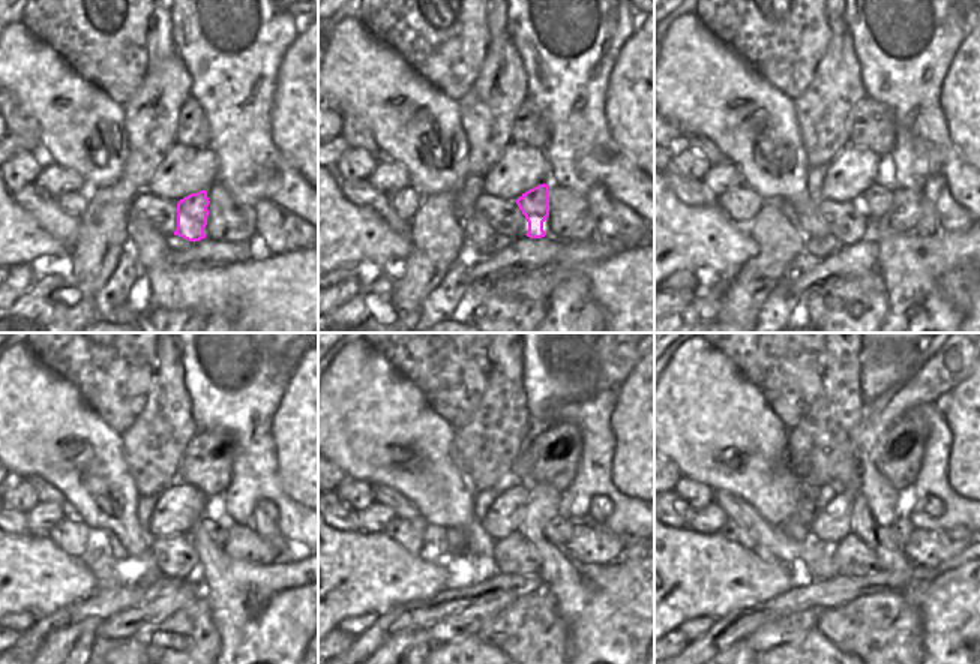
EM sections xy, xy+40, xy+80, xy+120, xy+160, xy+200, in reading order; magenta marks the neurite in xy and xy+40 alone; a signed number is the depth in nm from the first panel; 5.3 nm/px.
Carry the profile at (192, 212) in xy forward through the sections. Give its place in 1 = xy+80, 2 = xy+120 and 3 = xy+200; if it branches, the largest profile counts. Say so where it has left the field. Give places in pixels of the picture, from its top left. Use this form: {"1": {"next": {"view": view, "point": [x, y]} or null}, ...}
{"1": {"next": {"view": "xy+80", "point": [877, 201]}}, "2": {"next": {"view": "xy+120", "point": [218, 529]}}, "3": {"next": {"view": "xy+200", "point": [902, 528]}}}

